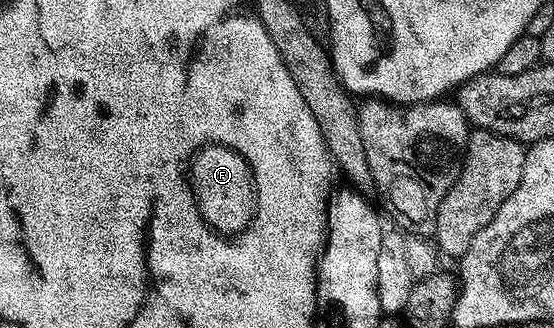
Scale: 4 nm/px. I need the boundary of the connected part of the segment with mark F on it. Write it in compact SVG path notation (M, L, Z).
M216 143L200 147L188 162L188 178L200 215L208 226L224 237L242 230L252 214L251 183L240 158Z

